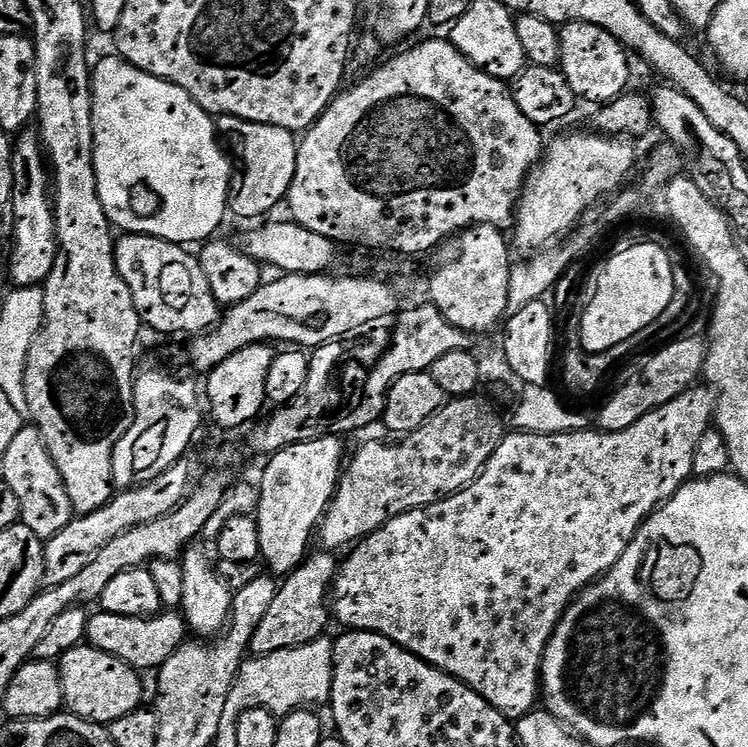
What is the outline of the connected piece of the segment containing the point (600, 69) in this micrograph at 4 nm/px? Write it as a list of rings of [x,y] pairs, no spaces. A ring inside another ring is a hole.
[[[570,22],[560,28],[560,62],[566,82],[570,82],[570,90],[584,103],[603,106],[611,100],[629,91],[628,79],[632,76],[632,68],[628,65],[630,53],[624,45],[614,38],[602,26],[590,22]]]

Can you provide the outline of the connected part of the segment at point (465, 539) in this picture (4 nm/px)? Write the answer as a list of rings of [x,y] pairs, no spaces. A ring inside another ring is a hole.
[[[693,386],[688,388],[682,394],[678,394],[678,398],[674,398],[670,402],[666,402],[662,406],[655,408],[650,414],[646,414],[642,418],[638,418],[638,422],[634,422],[634,426],[630,426],[626,430],[618,430],[617,432],[602,432],[599,430],[581,430],[579,432],[559,432],[558,434],[550,434],[549,436],[539,436],[536,432],[522,432],[519,430],[505,435],[504,441],[498,446],[498,450],[494,450],[494,454],[490,458],[490,462],[486,462],[484,471],[476,477],[472,483],[467,484],[460,492],[455,492],[453,496],[447,496],[444,500],[434,502],[425,508],[415,508],[406,514],[398,514],[393,520],[387,520],[385,524],[377,530],[365,536],[363,540],[359,541],[347,553],[348,561],[339,565],[336,582],[332,586],[330,593],[330,608],[336,616],[345,625],[343,626],[348,630],[359,630],[361,632],[377,632],[386,638],[390,638],[395,644],[400,644],[408,652],[413,652],[418,658],[422,658],[427,664],[432,664],[436,668],[440,668],[444,672],[449,672],[456,680],[460,680],[467,688],[472,688],[481,696],[486,702],[490,702],[490,706],[494,706],[500,713],[507,719],[513,722],[521,720],[527,712],[533,711],[537,707],[538,701],[542,696],[542,685],[540,682],[540,667],[544,661],[544,651],[550,642],[550,638],[554,634],[554,630],[558,626],[558,622],[564,617],[564,612],[568,609],[568,605],[588,587],[589,584],[596,583],[602,576],[606,576],[608,571],[616,565],[618,558],[622,558],[622,554],[626,550],[626,546],[630,546],[630,542],[638,534],[638,530],[644,525],[645,520],[656,511],[660,505],[665,504],[679,488],[688,483],[690,477],[693,475],[692,467],[694,466],[694,450],[698,446],[698,441],[702,439],[702,434],[706,434],[708,428],[713,427],[714,417],[716,415],[716,393],[711,387]]]

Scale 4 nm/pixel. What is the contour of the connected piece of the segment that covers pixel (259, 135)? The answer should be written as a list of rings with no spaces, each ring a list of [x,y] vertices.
[[[233,116],[219,117],[218,132],[226,144],[228,139],[227,147],[234,161],[228,194],[231,215],[241,216],[244,220],[259,221],[264,218],[259,216],[274,211],[279,204],[281,207],[287,201],[288,191],[296,173],[297,137],[278,126],[250,122]]]

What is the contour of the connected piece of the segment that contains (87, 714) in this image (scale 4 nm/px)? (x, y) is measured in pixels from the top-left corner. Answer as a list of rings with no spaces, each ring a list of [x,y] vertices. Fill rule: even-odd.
[[[91,646],[71,648],[58,661],[64,703],[73,716],[91,720],[94,724],[109,725],[122,714],[130,714],[141,707],[144,696],[144,684],[140,681],[141,673],[126,662],[106,654]]]

